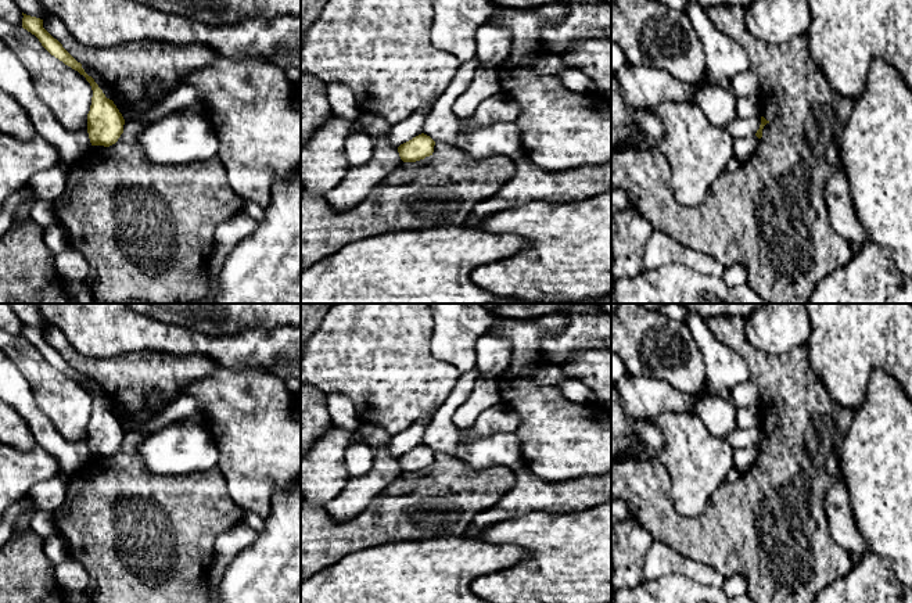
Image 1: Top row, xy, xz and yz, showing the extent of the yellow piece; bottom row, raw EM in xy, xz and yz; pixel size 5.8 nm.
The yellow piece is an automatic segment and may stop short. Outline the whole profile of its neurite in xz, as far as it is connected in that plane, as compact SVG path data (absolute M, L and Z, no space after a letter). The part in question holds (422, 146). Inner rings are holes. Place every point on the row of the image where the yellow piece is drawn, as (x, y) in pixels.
M421 133L412 140L401 144L398 147L398 152L403 162L416 162L432 155L434 146L435 141L430 136Z

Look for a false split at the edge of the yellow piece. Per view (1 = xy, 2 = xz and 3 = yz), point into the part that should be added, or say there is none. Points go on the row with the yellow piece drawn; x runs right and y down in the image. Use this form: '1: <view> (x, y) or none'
1: none
2: none
3: none

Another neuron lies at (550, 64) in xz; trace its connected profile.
M549 50L534 64L534 71L541 75L559 75L568 69L557 51Z

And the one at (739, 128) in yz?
M761 115L750 118L737 118L721 128L729 132L733 139L754 136L761 125Z

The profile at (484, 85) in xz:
M480 62L473 80L456 98L452 111L459 119L467 119L482 101L496 94L502 94L496 67L489 62Z

